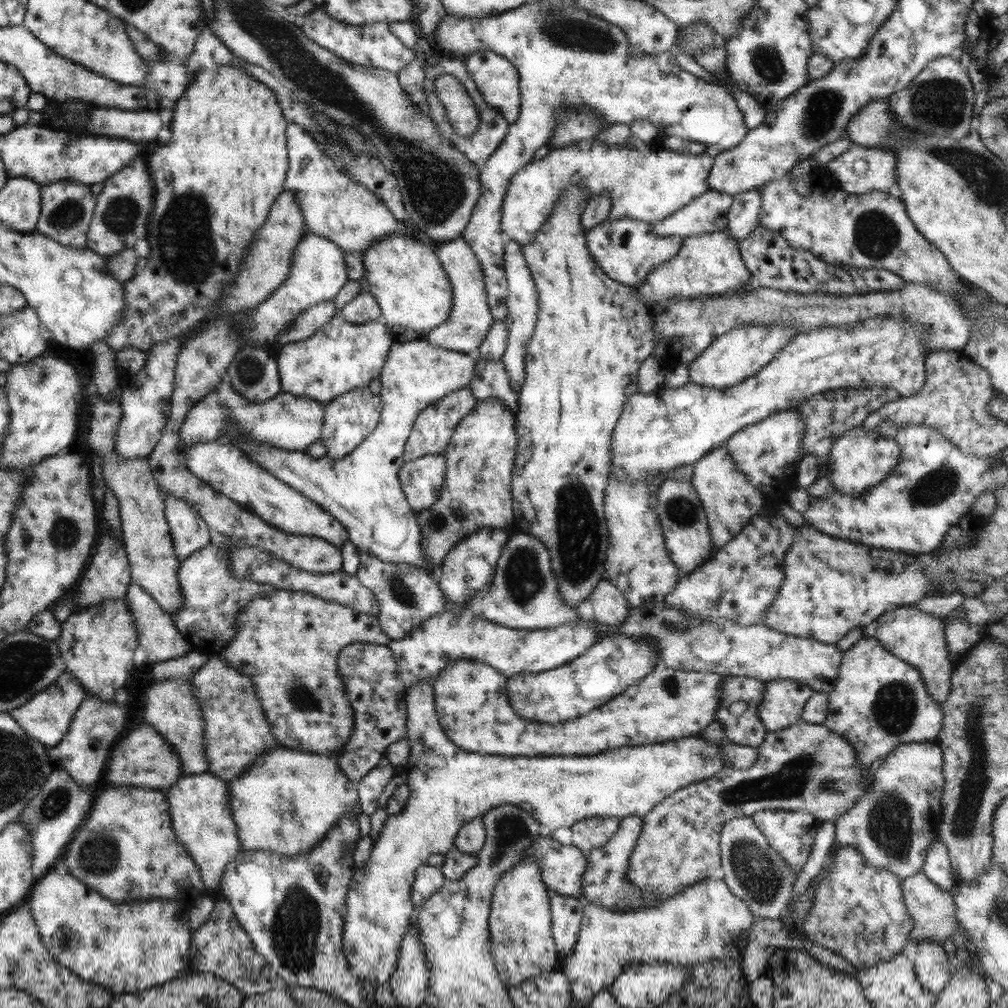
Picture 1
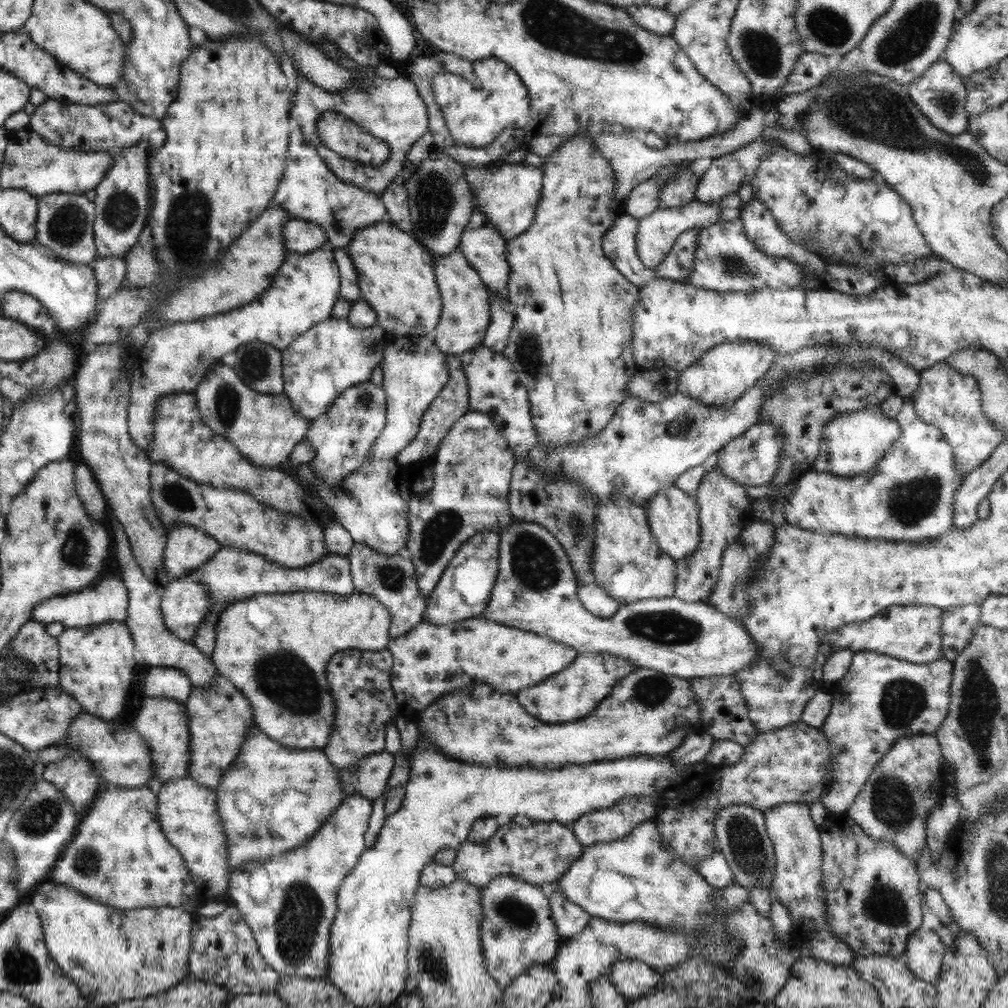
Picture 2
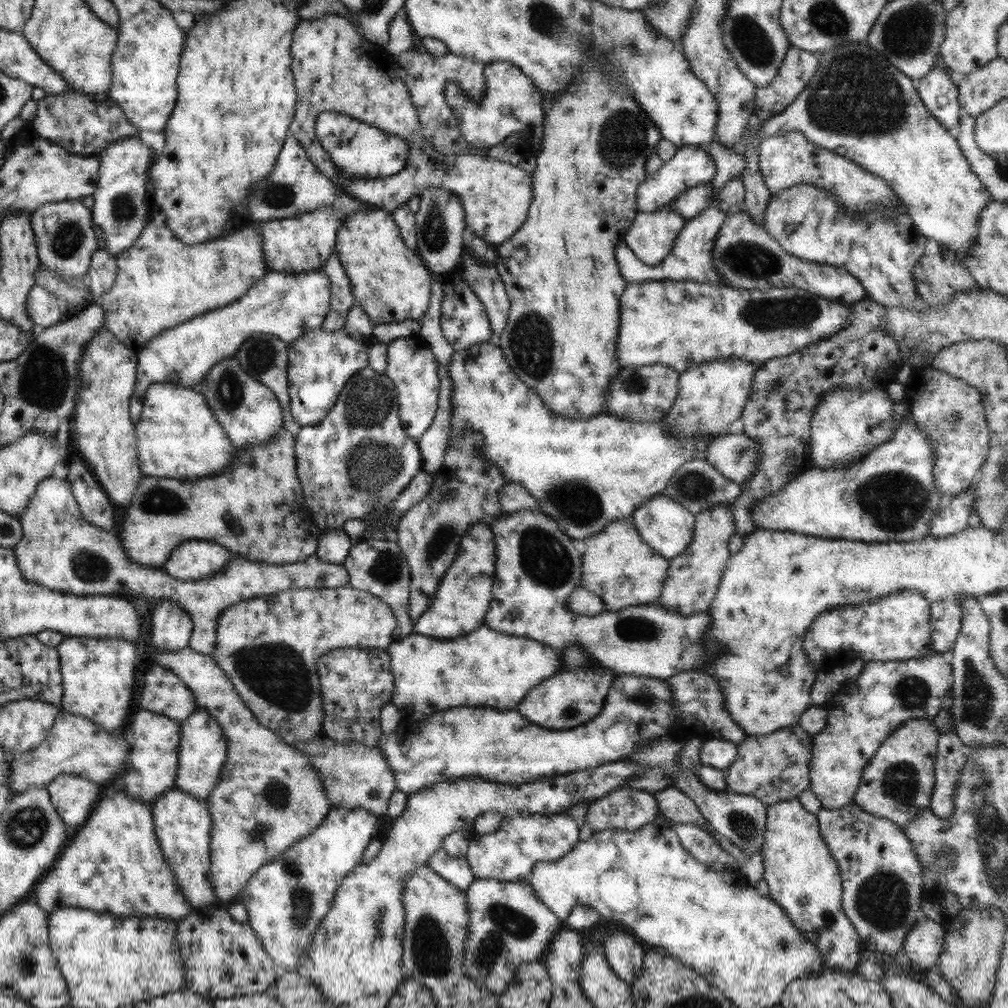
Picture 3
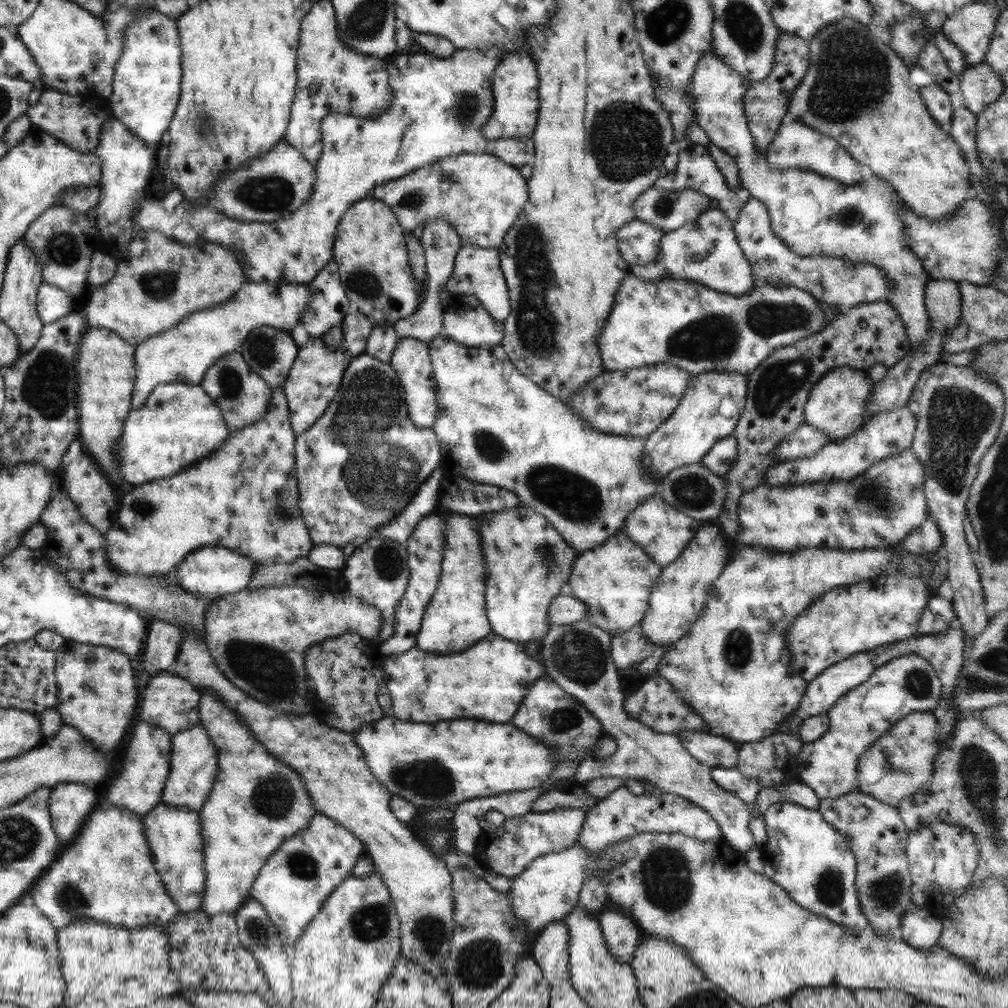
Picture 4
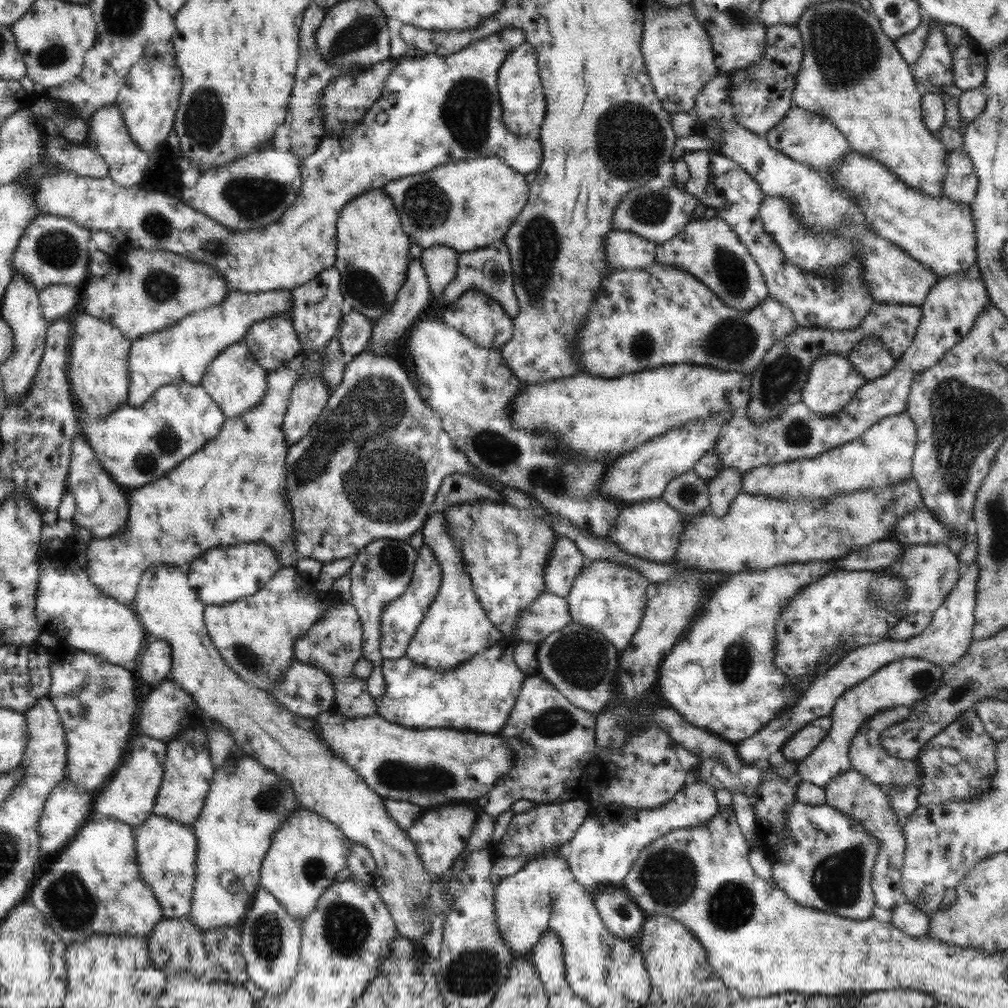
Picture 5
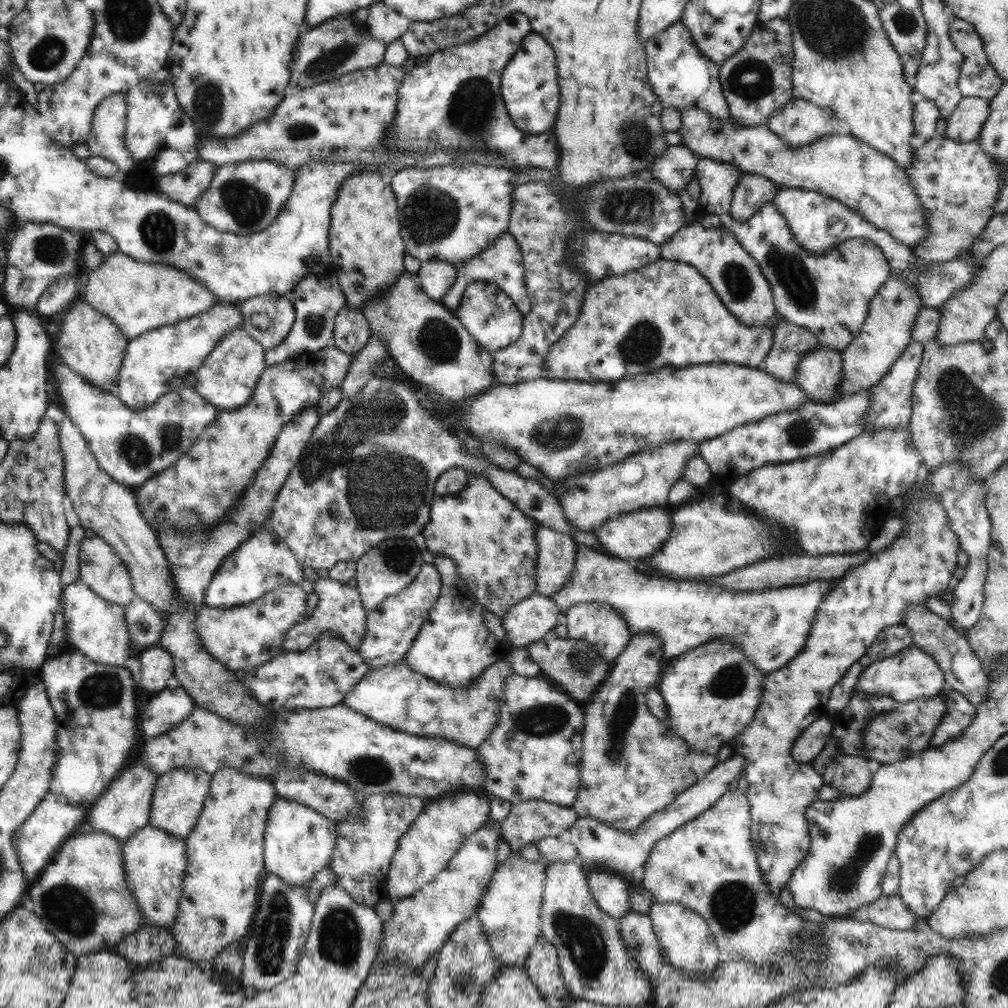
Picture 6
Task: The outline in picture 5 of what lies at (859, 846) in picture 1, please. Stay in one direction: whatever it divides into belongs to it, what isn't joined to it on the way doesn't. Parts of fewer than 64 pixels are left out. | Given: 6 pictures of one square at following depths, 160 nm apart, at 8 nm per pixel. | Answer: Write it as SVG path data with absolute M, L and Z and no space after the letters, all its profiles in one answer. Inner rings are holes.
M905 706L882 708L882 710L878 710L859 727L858 732L855 733L854 738L849 743L848 757L850 768L862 774L871 783L879 786L879 789L883 792L887 791L893 783L895 785L899 785L899 783L911 783L916 777L919 763L916 758L910 761L899 760L891 756L888 752L885 752L879 742L879 735L886 728L889 728L892 724L903 722L909 716L909 713L910 710Z

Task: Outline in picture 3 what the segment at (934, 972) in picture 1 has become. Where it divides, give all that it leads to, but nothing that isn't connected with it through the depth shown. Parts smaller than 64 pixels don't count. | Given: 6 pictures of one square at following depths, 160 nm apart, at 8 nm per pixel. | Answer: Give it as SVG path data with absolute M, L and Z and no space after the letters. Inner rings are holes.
M922 916L905 935L901 951L917 969L932 968L938 961L943 942L943 924Z

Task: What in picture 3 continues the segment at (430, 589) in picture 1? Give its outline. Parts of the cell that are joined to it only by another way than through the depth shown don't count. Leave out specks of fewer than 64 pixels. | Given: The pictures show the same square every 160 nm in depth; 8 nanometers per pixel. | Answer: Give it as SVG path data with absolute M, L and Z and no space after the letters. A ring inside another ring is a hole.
M363 535L360 539L353 539L347 556L343 559L342 565L348 577L347 586L365 591L382 600L391 609L395 617L396 625L392 630L392 640L397 641L412 632L412 624L408 615L408 586L409 586L409 567L398 544L393 541L375 540Z

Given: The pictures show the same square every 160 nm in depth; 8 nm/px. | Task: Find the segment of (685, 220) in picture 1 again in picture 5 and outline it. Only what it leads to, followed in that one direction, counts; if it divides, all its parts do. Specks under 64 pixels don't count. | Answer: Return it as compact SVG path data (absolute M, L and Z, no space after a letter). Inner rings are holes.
M611 230L604 238L604 253L611 271L645 269L654 262L654 246L650 240L632 232Z

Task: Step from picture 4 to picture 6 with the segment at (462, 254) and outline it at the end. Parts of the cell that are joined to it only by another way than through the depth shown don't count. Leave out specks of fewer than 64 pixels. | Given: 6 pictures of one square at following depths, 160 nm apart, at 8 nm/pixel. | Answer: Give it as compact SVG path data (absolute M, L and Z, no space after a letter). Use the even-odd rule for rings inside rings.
M502 232L475 258L471 257L467 262L460 263L460 267L456 272L455 282L451 284L447 292L441 297L439 304L443 305L447 310L454 310L459 305L466 284L480 280L487 284L494 284L513 301L513 305L521 312L521 315L527 314L531 310L531 306L529 306L529 300L526 295L523 271L522 256L518 244L509 233Z

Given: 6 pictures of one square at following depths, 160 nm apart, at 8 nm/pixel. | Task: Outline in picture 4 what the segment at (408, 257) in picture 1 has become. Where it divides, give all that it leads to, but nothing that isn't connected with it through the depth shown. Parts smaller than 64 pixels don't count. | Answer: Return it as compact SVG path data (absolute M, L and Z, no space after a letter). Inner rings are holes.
M371 196L359 199L347 208L335 229L331 260L337 265L343 292L351 309L363 314L371 324L392 326L397 320L416 312L416 307L421 302L423 286L414 279L409 268L403 234L390 208L381 200Z

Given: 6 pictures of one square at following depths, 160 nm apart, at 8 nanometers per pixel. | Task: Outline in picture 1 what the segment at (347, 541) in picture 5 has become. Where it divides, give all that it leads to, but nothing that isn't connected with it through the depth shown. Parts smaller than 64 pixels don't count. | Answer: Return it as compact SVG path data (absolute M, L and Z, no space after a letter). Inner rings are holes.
M368 387L353 388L349 392L336 396L323 407L323 424L319 432L319 442L327 448L326 455L337 460L349 454L361 440L372 432L378 423L381 403L378 395Z

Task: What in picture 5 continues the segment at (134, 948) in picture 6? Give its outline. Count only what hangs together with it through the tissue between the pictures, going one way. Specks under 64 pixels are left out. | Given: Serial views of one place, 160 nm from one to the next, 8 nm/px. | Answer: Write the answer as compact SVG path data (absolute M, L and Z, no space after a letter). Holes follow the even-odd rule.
M187 917L167 918L157 922L145 935L148 955L156 969L164 975L195 974L212 982L242 985L249 980L240 949L237 927L221 926L203 930L191 924Z

